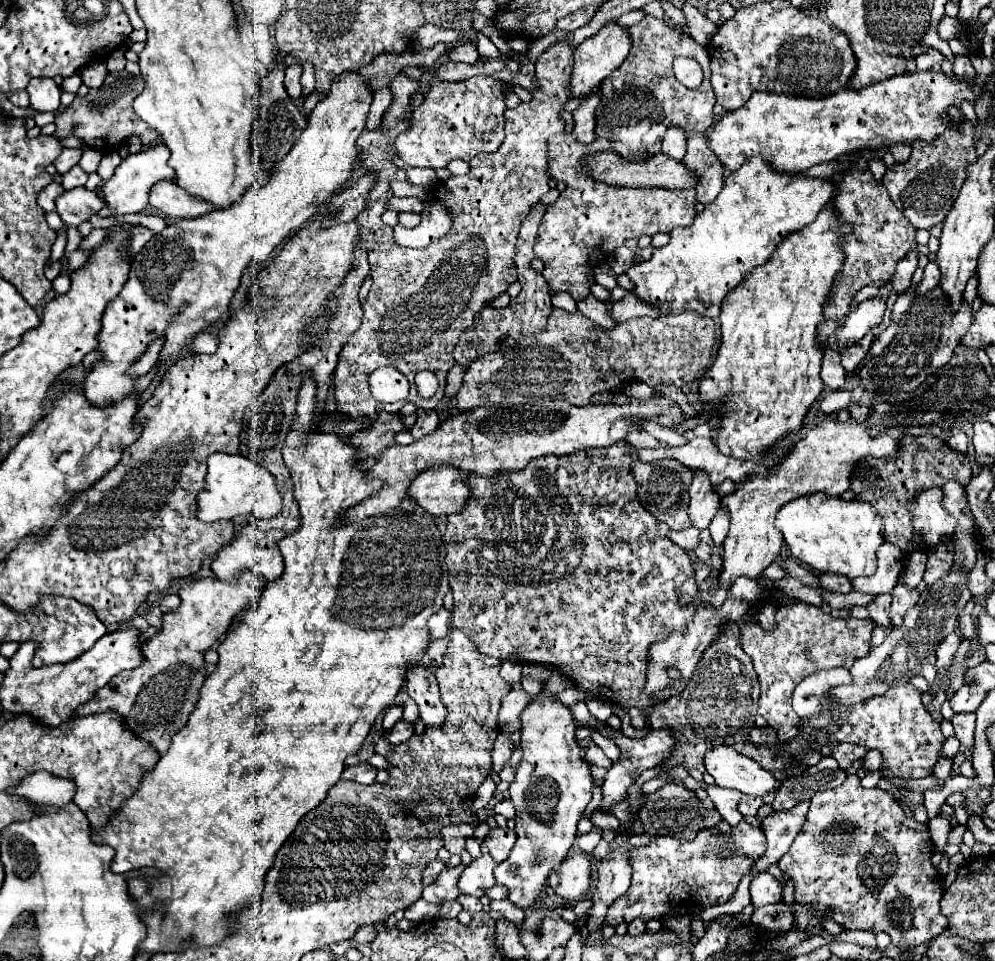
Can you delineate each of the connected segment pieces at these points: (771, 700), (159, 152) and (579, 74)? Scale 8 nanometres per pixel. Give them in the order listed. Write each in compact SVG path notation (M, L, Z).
M774 594L776 600L780 600L780 612L776 612L776 630L764 632L758 628L756 620L752 620L752 612L744 614L740 618L740 644L744 652L752 658L754 670L760 680L760 700L758 700L758 714L764 716L768 726L776 728L780 738L794 738L798 734L800 718L792 712L790 696L800 680L806 676L844 666L850 668L854 660L868 656L872 642L870 642L870 632L874 628L872 620L856 620L856 618L846 618L846 620L836 620L830 614L824 614L822 608L792 600L784 594Z
M160 142L154 144L152 148L146 148L138 154L128 156L126 160L122 160L122 164L116 168L114 176L104 182L102 186L102 196L106 206L98 212L98 216L106 218L106 216L122 216L122 214L132 214L132 212L142 212L148 206L148 192L150 188L164 178L174 178L172 168L168 166L168 158L170 158L170 150Z
M616 20L608 22L604 28L600 28L600 32L584 40L574 52L574 70L572 70L572 88L570 88L572 98L590 94L594 86L598 86L612 70L616 70L624 62L630 48L632 48L632 36L628 32L628 26L620 26Z

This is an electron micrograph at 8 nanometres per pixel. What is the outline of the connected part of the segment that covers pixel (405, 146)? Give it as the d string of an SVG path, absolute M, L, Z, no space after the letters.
M474 76L464 82L434 82L430 92L426 94L424 102L412 114L412 126L408 132L398 136L396 152L400 154L402 162L408 166L418 168L446 168L450 160L464 160L470 162L480 152L496 152L504 140L504 90L508 88L506 82L494 80L490 76Z

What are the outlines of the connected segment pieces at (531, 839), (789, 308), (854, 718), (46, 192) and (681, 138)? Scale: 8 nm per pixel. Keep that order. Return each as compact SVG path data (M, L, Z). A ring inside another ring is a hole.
M546 690L534 696L520 714L522 762L510 784L518 840L510 856L500 862L494 872L496 882L510 890L508 900L516 906L530 906L538 900L548 874L566 860L576 838L576 824L592 800L594 778L578 746L576 730L570 706L562 704L556 694L548 694Z
M832 198L814 222L806 224L800 232L788 234L770 260L760 268L754 268L748 278L744 278L744 284L724 298L720 314L722 344L716 362L700 382L700 402L722 404L722 422L716 436L716 446L722 454L758 460L758 456L778 438L800 428L810 404L820 396L824 388L820 378L824 344L818 340L818 326L826 320L824 308L828 304L834 278L844 266L844 240L850 232L852 224L840 220Z
M912 684L890 688L886 694L874 696L856 708L844 708L844 712L836 708L836 716L840 716L840 728L830 736L832 744L856 742L866 748L880 750L886 768L884 776L924 778L934 772L934 764L944 746L944 736L940 732L940 724L924 708L922 694Z
M52 182L52 184L50 184L48 188L44 188L44 190L40 192L40 196L38 196L40 208L42 208L46 214L50 214L52 208L54 208L54 200L56 200L62 192L64 192L62 184L60 184L60 182Z
M672 127L662 140L661 150L675 160L682 160L687 153L687 138L679 128Z

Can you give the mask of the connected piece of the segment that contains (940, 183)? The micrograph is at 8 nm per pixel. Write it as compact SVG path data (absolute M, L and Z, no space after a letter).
M964 122L962 128L960 124L952 124L932 142L914 140L912 148L914 150L906 162L894 162L886 170L882 184L886 186L896 208L900 208L914 228L930 230L934 224L942 222L952 208L956 192L960 192L960 184L964 182L966 164L978 158L974 148L974 124Z

